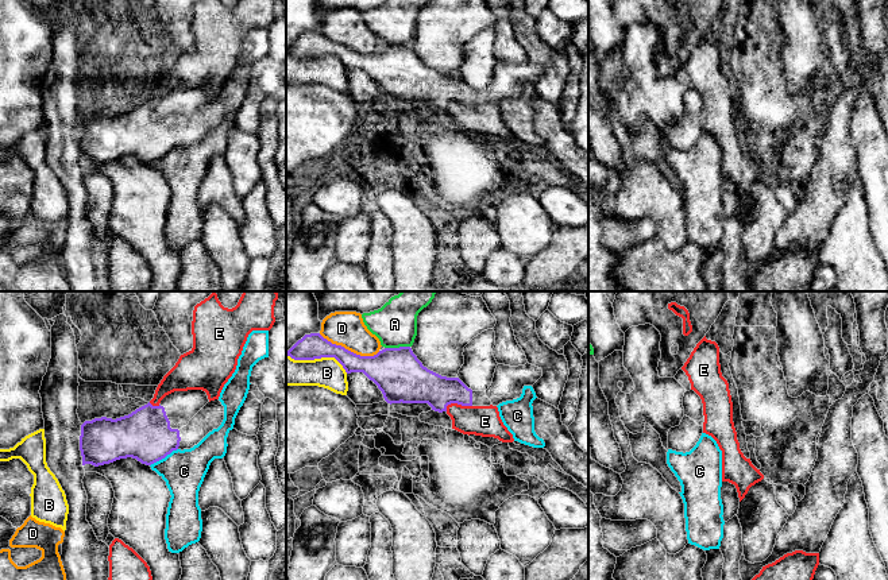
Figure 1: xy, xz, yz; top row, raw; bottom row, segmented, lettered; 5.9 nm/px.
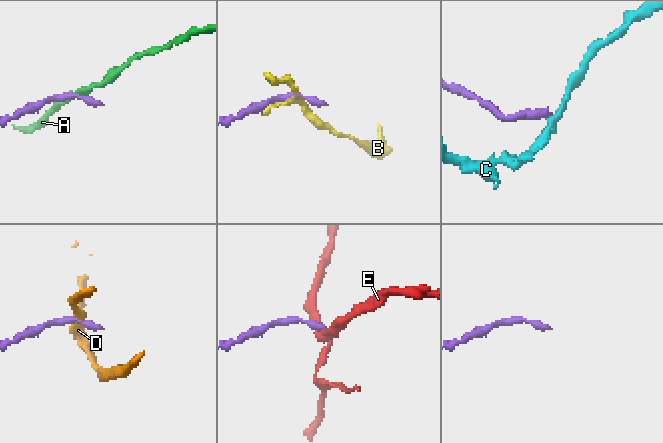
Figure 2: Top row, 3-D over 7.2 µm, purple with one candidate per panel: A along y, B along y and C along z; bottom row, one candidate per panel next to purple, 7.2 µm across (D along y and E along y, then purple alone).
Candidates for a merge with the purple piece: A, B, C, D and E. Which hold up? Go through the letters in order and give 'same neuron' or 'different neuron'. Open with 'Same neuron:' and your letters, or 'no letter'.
Same neuron: no letter
A: different neuron
B: different neuron
C: different neuron
D: different neuron
E: different neuron

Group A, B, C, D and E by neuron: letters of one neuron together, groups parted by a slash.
A / B / C / D / E

